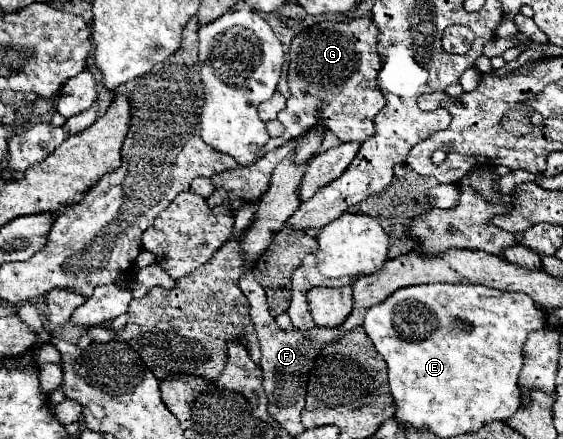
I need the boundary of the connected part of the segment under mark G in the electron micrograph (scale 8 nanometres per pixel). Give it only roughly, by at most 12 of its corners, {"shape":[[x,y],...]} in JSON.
{"shape":[[370,18],[322,20],[288,52],[284,132],[318,116],[364,142],[386,106]]}

